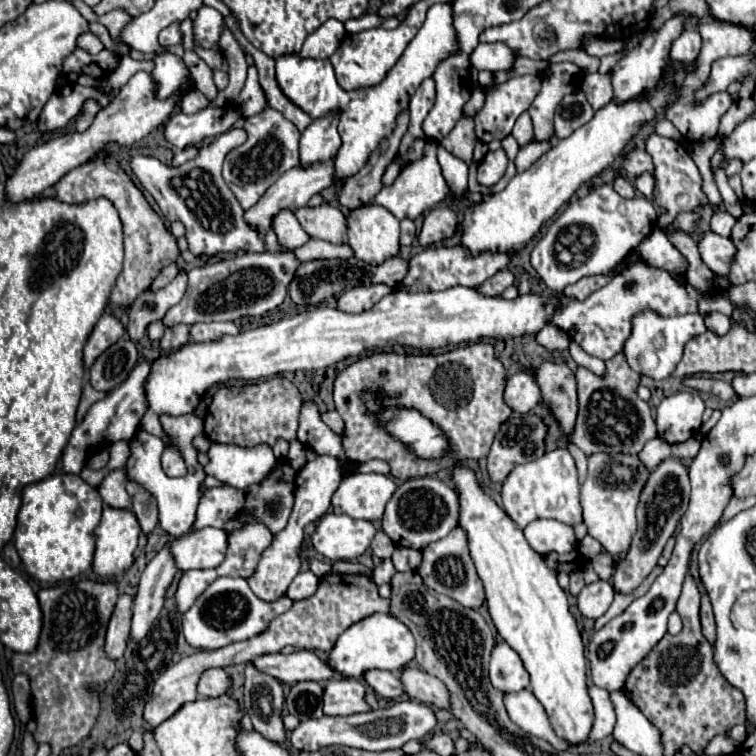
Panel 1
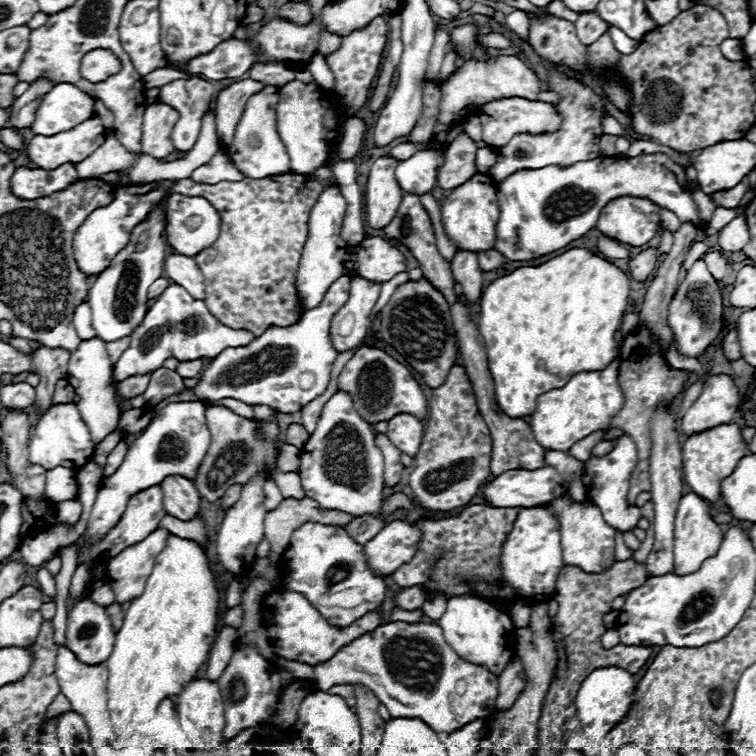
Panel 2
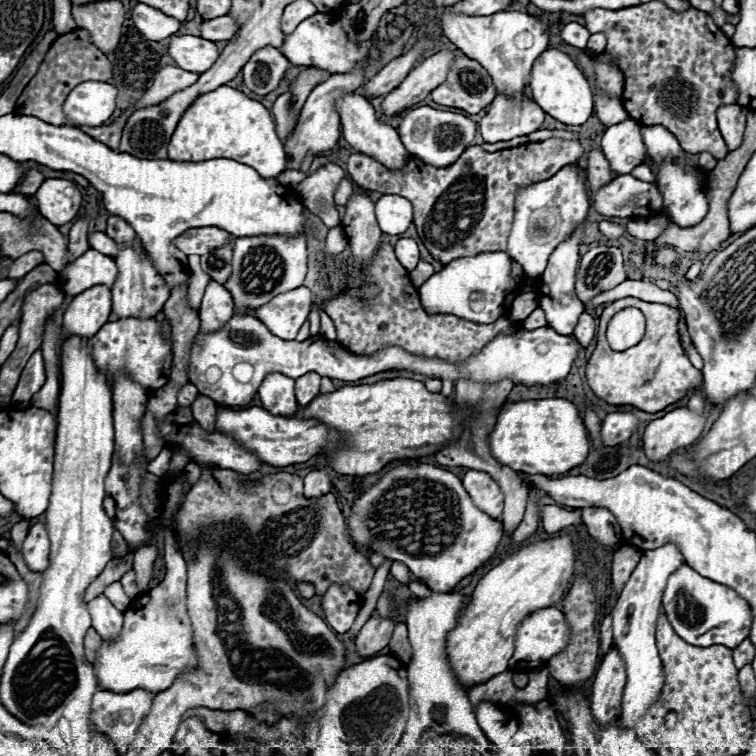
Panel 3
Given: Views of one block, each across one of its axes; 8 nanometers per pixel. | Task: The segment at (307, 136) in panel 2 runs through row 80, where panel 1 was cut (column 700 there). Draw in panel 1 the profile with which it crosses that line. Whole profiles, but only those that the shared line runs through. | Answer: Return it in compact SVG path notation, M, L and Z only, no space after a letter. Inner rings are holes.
M642 262L628 264L628 268L618 274L610 284L602 286L600 290L592 292L586 300L578 298L566 298L558 294L522 294L514 300L506 300L502 296L484 296L476 292L474 288L466 286L454 286L440 292L406 292L406 290L394 290L392 294L384 296L380 302L372 306L372 310L360 312L360 314L346 314L338 308L314 308L290 318L282 318L274 324L254 328L240 332L238 336L228 336L218 342L188 342L184 348L180 348L176 354L160 356L146 382L146 394L148 394L148 414L142 418L142 426L152 432L154 436L164 440L164 428L160 424L160 416L182 416L194 412L200 398L212 384L222 384L226 380L242 378L242 380L258 380L268 378L278 372L296 372L296 370L318 370L334 366L346 358L356 358L366 352L384 350L386 346L406 346L416 350L436 350L444 348L448 344L464 344L464 342L478 342L482 338L516 338L526 334L540 332L546 324L554 324L556 328L564 330L574 342L578 342L590 356L596 356L600 360L608 360L622 352L624 342L632 334L632 318L652 310L660 316L678 316L678 314L690 314L698 312L698 300L702 294L692 288L686 280L678 282L668 272L650 268Z

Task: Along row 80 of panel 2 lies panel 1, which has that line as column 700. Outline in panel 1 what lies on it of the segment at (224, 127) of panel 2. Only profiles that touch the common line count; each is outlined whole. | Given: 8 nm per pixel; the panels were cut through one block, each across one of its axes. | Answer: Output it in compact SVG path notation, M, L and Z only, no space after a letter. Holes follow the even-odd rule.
M712 230L702 234L698 240L698 252L702 256L702 262L714 272L714 274L728 274L728 262L732 260L732 242L730 238L718 236Z

